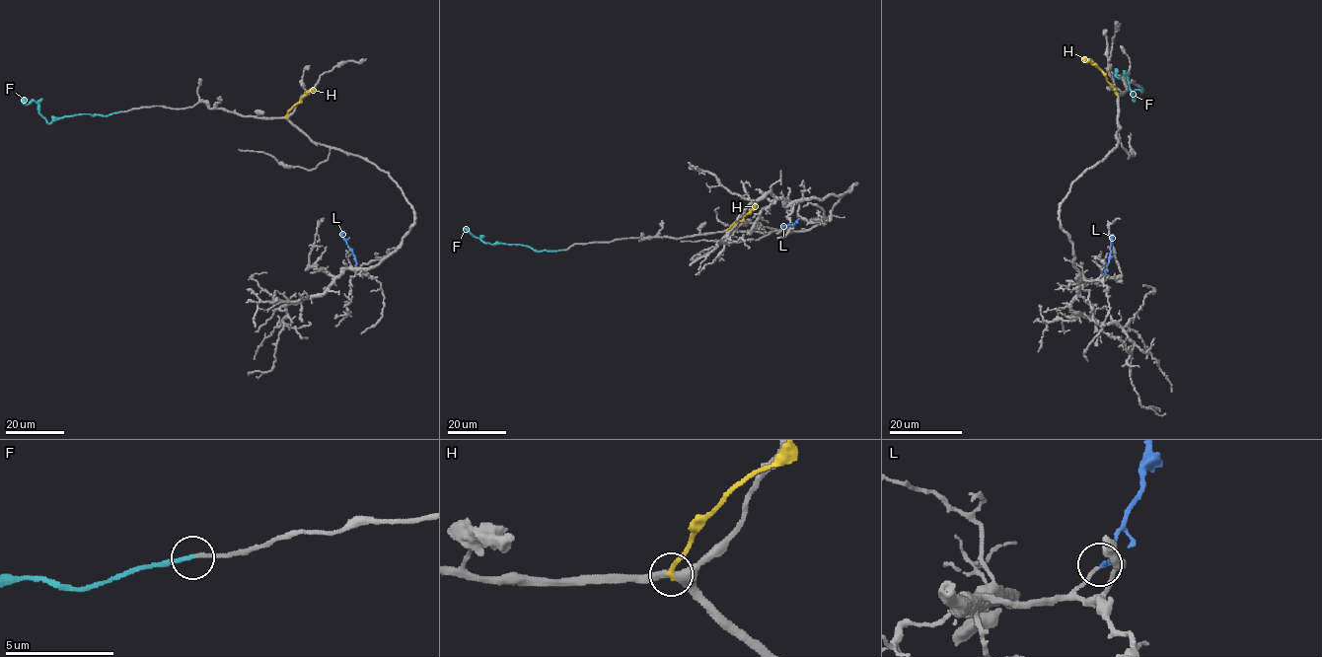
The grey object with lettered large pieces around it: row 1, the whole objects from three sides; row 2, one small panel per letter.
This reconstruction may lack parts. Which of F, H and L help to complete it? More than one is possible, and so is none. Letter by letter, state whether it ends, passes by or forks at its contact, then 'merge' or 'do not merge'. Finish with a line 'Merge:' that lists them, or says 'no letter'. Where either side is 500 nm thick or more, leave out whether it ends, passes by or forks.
F: it ends | merge
H: it ends | do not merge
L: it ends | merge
Merge: F, L

